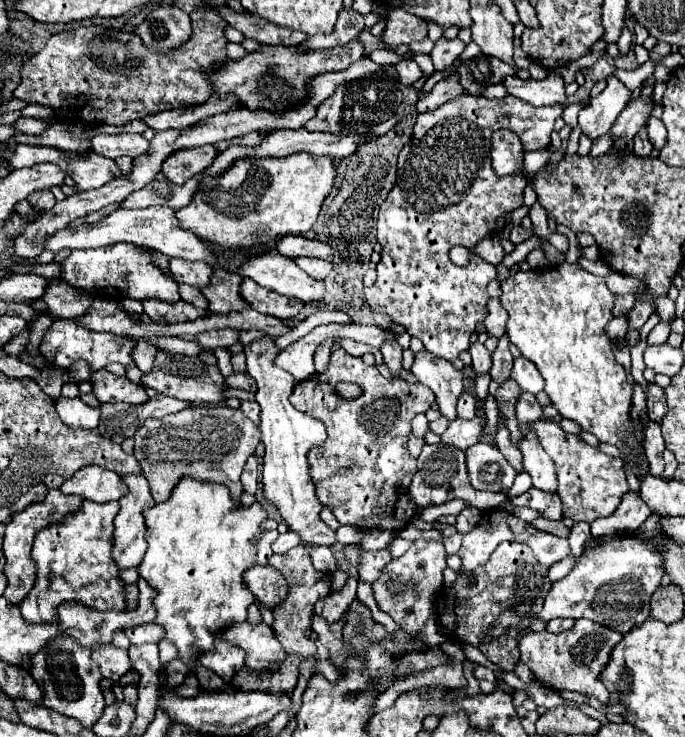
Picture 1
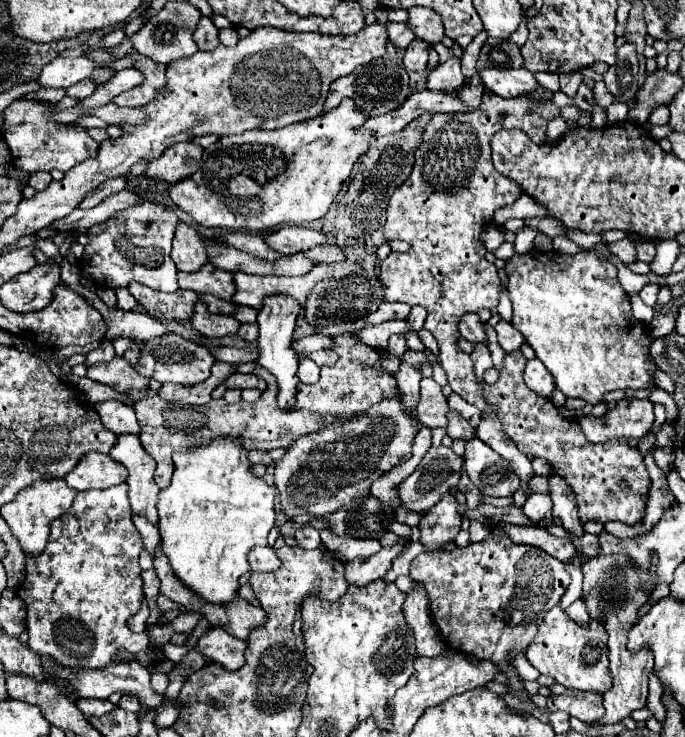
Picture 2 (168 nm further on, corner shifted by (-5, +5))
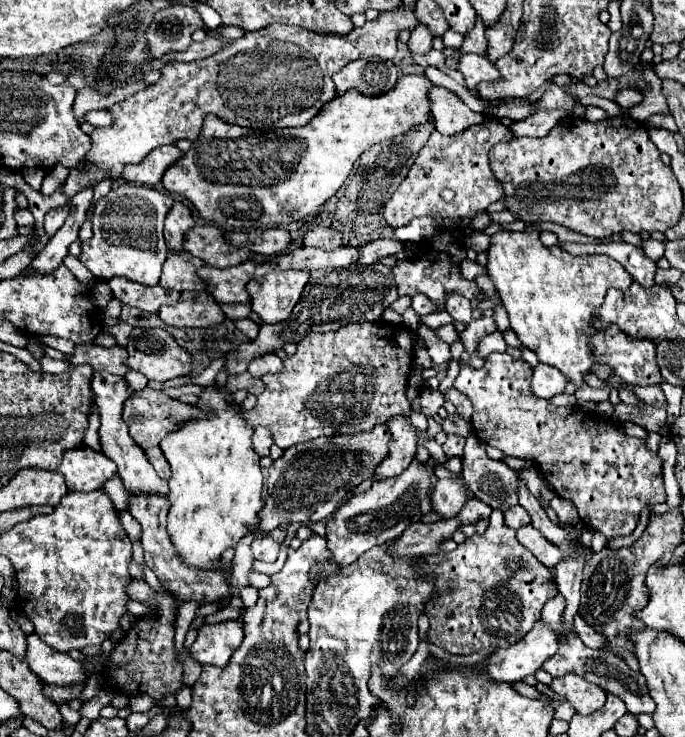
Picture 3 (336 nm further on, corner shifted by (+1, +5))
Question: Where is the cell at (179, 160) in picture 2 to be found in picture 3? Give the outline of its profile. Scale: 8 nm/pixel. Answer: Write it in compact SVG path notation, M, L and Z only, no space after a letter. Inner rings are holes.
M163 145L159 149L153 149L153 153L149 153L149 157L145 157L145 161L141 161L139 165L127 165L121 177L129 183L157 185L165 169L169 169L169 165L173 165L173 161L179 161L181 157L181 149L177 149L175 145Z

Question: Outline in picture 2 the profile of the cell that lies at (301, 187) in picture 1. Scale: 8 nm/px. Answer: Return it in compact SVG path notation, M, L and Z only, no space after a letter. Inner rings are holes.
M351 97L343 99L335 109L301 123L275 131L245 131L241 135L219 137L217 143L203 151L199 169L169 187L169 195L179 209L191 215L203 227L221 227L229 231L269 231L279 225L307 225L321 219L341 185L351 175L355 161L369 149L371 133L357 131L369 113L359 109Z

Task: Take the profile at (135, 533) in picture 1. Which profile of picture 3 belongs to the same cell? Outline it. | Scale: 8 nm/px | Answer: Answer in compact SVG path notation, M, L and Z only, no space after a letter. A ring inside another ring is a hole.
M93 373L93 381L91 381L91 389L95 393L95 403L99 407L101 413L101 427L99 427L99 439L101 439L101 451L117 463L119 469L119 477L125 485L125 489L131 495L137 493L157 493L157 495L167 495L169 487L167 481L163 481L161 477L157 477L153 465L149 463L149 459L145 457L145 453L139 449L139 445L131 439L125 421L121 419L123 413L123 403L127 401L127 381L123 377L115 377L111 373Z

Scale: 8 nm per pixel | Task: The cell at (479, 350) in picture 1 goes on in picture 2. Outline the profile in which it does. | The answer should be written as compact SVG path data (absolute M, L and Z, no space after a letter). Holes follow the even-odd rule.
M465 313L461 317L461 321L459 321L459 333L461 333L461 337L465 337L471 343L479 343L479 341L485 343L487 341L483 323L479 321L477 313Z

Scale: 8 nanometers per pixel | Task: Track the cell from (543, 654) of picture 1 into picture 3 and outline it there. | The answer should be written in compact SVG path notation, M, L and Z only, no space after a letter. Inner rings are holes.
M557 595L551 601L547 601L545 607L541 609L541 621L545 621L545 625L549 625L549 629L559 637L559 649L557 649L557 653L553 657L549 657L543 663L543 671L551 673L553 677L563 677L565 673L575 673L575 675L599 685L607 693L621 697L631 715L653 713L655 711L655 703L649 697L649 691L647 691L647 685L645 685L645 677L639 671L631 671L627 667L627 663L619 655L613 655L607 649L589 649L587 645L583 645L583 641L575 633L565 631L565 627L563 627L563 621L565 621L563 619L563 611L565 611L565 599L561 595Z

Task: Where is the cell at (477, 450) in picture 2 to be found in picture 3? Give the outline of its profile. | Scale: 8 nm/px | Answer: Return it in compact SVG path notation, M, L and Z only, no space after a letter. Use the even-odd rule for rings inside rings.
M475 435L467 437L461 475L463 475L465 483L467 483L467 487L473 491L473 495L477 499L481 499L483 503L487 503L489 507L507 511L513 505L517 505L517 475L515 475L515 471L507 463L491 459L487 455L487 451L485 451L485 443L481 439L477 439Z

